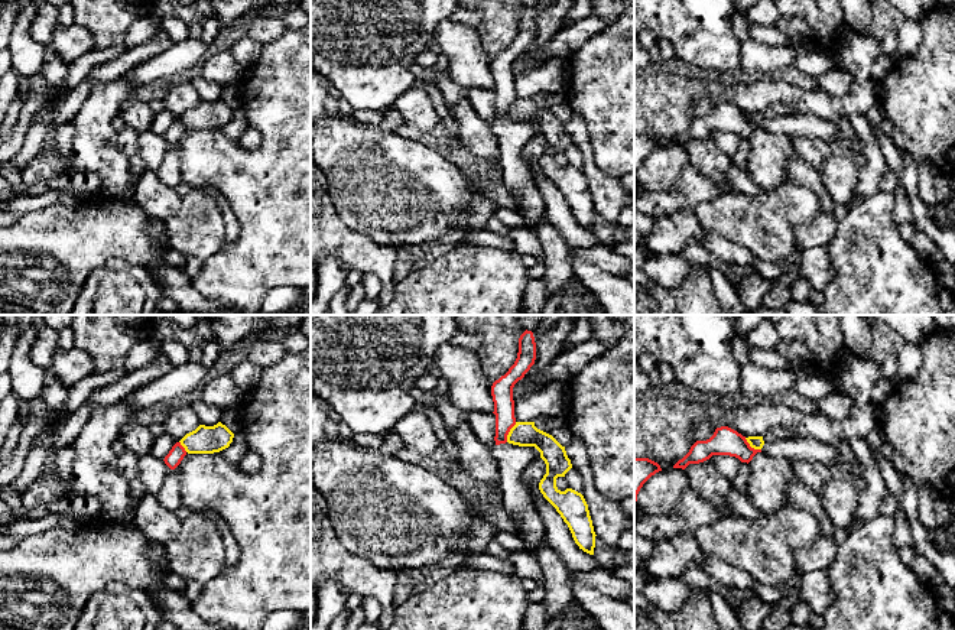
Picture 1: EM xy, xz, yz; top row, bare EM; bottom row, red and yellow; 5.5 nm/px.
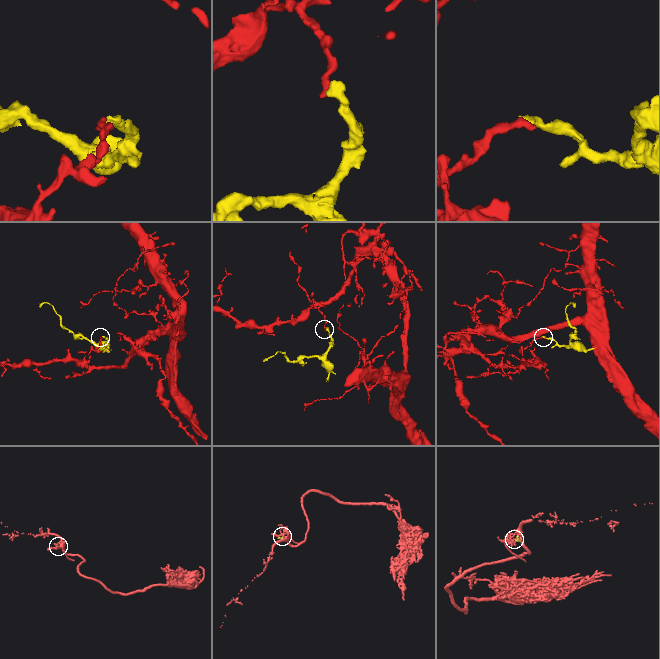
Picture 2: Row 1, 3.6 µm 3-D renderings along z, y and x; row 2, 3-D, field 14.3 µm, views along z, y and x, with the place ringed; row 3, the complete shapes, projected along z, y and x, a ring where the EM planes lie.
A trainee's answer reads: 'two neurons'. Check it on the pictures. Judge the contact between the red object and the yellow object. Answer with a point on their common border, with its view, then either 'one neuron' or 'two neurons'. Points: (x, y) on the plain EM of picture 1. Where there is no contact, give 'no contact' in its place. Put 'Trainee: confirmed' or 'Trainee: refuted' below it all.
xz (509, 107) | two neurons
Trainee: confirmed

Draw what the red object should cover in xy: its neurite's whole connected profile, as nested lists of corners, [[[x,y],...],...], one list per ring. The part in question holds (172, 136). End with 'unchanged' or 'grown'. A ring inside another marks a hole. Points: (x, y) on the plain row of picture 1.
[[[176,118],[163,137],[170,146],[175,146],[185,131],[186,131],[185,124],[181,121],[181,118]]]; unchanged

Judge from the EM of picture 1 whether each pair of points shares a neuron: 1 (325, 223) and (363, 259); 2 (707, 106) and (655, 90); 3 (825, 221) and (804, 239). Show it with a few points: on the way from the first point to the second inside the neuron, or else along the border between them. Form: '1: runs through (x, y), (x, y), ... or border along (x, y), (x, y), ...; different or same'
1: runs through (334, 231), (354, 250); same
2: border along (715, 104), (699, 98), (694, 104), (692, 111); different
3: runs through (819, 227), (809, 234); same

